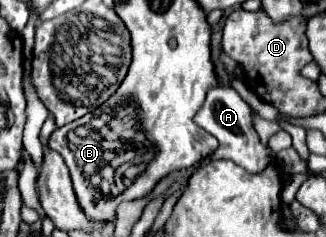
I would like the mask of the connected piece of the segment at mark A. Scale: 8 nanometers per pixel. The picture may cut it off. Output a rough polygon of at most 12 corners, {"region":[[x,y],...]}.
{"region":[[215,85],[195,123],[221,143],[201,161],[231,159],[259,173],[275,159],[249,105]]}

